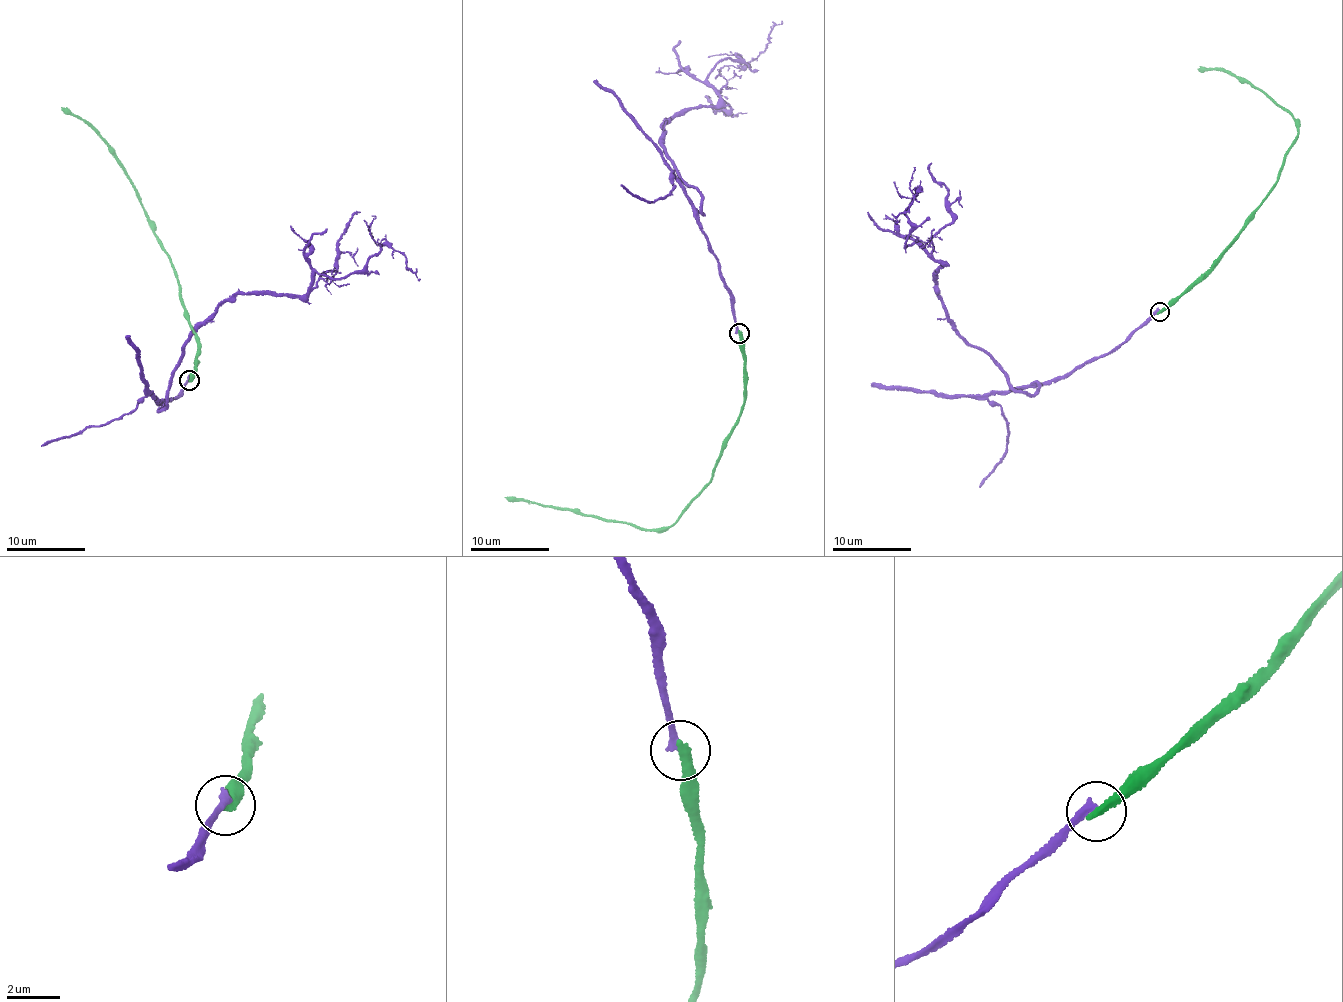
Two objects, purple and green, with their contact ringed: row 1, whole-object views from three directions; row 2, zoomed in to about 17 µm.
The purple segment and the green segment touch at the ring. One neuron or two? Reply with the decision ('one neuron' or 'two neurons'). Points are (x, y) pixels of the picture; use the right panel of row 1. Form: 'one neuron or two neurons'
two neurons

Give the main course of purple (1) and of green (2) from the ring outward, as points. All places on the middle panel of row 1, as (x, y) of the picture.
1: (738, 334), (702, 192), (661, 132), (717, 104), (708, 74), (737, 54), (745, 67), (782, 21)
2: (739, 333), (745, 387), (739, 415), (719, 453), (710, 481), (675, 522), (665, 529), (646, 530), (505, 497)

